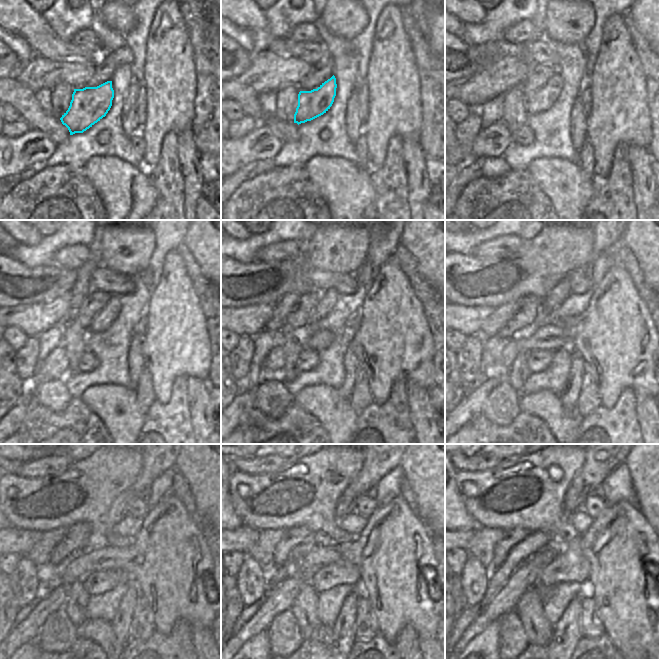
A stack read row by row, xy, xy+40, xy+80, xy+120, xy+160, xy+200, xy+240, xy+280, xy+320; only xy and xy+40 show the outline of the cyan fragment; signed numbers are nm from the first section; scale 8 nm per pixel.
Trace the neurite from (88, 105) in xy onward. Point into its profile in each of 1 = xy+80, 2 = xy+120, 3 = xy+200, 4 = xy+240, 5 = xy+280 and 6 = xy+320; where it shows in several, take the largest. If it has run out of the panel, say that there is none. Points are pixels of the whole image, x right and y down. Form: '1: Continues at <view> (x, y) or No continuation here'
1: Continues at xy+80 (543, 100)
2: Continues at xy+120 (103, 315)
3: Continues at xy+200 (554, 299)
4: Continues at xy+240 (154, 464)
5: Continues at xy+280 (376, 464)
6: Continues at xy+320 (599, 464)

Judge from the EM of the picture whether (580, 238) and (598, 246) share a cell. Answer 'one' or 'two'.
two

